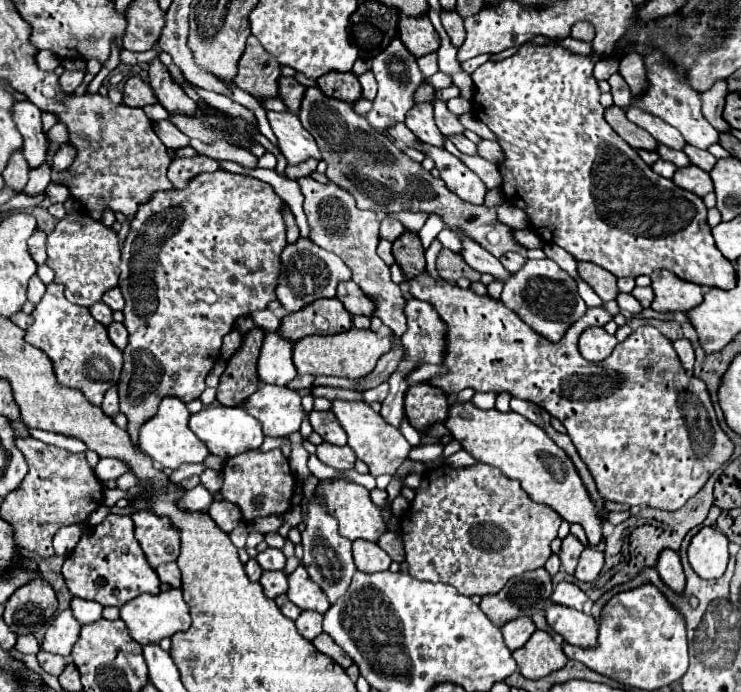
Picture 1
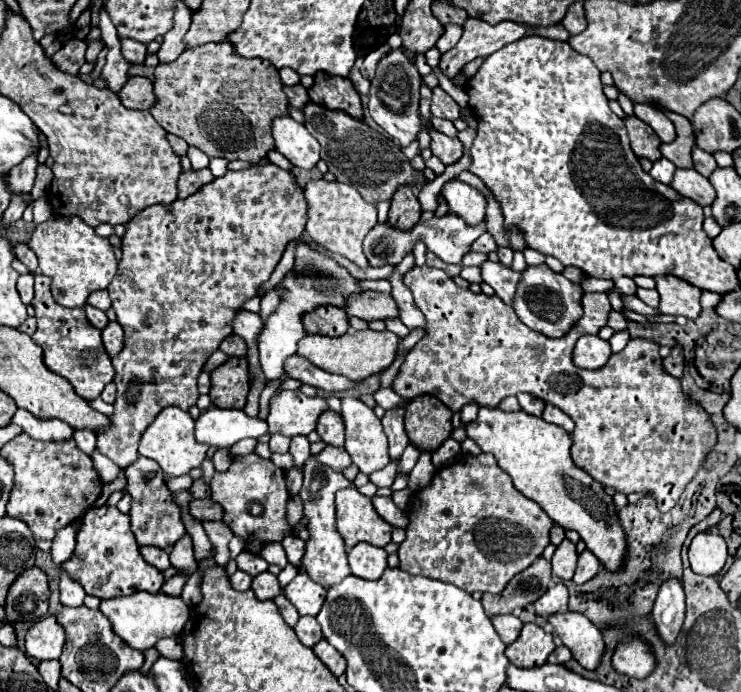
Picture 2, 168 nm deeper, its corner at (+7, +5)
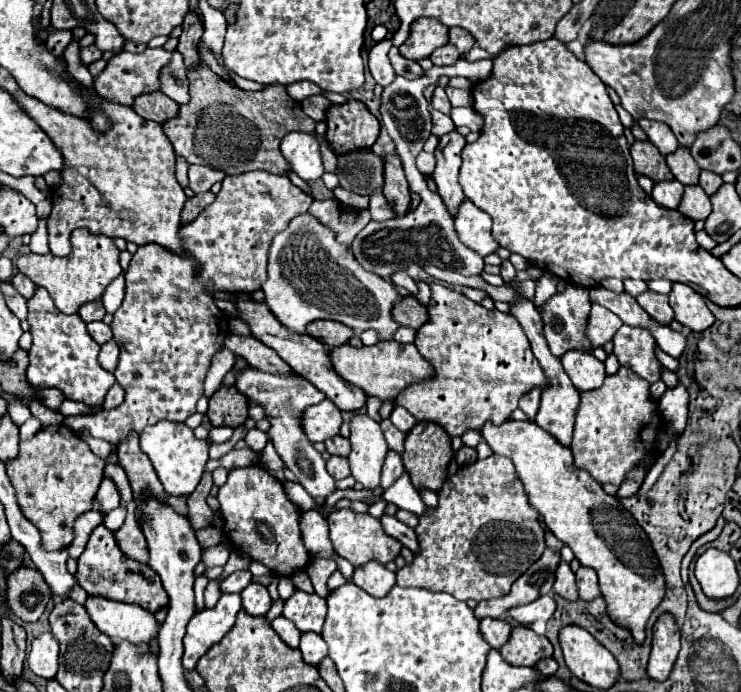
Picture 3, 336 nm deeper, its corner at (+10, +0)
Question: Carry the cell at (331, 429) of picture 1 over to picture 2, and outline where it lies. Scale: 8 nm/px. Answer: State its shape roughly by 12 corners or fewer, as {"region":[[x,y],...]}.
{"region":[[328,411],[318,421],[326,445],[344,445],[344,421]]}

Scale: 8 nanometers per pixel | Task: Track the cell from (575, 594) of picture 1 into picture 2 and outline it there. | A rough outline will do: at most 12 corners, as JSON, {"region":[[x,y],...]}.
{"region":[[554,583],[534,603],[534,613],[550,617],[566,611],[568,589]]}

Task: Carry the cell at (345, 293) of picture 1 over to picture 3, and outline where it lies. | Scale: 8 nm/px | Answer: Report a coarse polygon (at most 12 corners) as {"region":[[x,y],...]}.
{"region":[[405,296],[393,306],[399,326],[417,330],[427,320],[427,308]]}

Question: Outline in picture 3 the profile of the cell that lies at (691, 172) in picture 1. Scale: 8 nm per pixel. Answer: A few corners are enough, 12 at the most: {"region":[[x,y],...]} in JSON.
{"region":[[699,184],[685,186],[679,212],[705,220],[711,200]]}

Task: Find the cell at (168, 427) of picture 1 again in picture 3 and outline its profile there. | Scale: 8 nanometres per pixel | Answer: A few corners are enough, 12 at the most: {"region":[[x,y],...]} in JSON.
{"region":[[181,422],[141,432],[141,450],[165,488],[189,496],[209,442]]}

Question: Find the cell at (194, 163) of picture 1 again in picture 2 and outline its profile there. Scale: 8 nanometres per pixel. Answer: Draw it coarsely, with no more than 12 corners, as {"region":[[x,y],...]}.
{"region":[[210,169],[182,173],[178,199],[194,195],[212,179]]}

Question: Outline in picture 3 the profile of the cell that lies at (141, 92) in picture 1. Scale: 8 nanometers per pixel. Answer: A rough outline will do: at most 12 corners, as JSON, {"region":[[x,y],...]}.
{"region":[[163,92],[137,96],[131,108],[163,124],[179,106]]}

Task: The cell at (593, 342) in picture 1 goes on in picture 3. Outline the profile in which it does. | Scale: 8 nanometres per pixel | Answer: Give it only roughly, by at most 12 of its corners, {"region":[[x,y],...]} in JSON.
{"region":[[569,350],[561,364],[577,390],[603,384],[605,364],[585,350]]}

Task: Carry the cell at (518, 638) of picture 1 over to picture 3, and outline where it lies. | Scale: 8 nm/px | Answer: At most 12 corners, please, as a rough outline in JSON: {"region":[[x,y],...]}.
{"region":[[495,618],[481,620],[481,632],[493,648],[501,648],[511,626]]}

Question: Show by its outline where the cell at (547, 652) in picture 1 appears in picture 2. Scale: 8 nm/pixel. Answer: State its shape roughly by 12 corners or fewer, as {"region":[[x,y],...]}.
{"region":[[526,623],[506,647],[510,663],[540,667],[552,651],[552,635]]}

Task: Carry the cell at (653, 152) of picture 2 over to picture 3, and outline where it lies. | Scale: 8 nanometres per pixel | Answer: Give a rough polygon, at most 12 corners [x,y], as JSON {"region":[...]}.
{"region":[[653,142],[631,144],[637,174],[653,182],[673,178]]}

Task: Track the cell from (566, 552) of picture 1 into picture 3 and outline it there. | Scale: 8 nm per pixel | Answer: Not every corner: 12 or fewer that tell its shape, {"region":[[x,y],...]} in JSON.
{"region":[[561,560],[553,590],[567,600],[577,600],[575,574]]}

